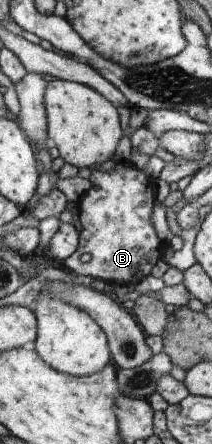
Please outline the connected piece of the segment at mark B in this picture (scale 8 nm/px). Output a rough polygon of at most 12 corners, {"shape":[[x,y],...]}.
{"shape":[[92,169],[77,275],[136,285],[163,252],[155,180]]}

